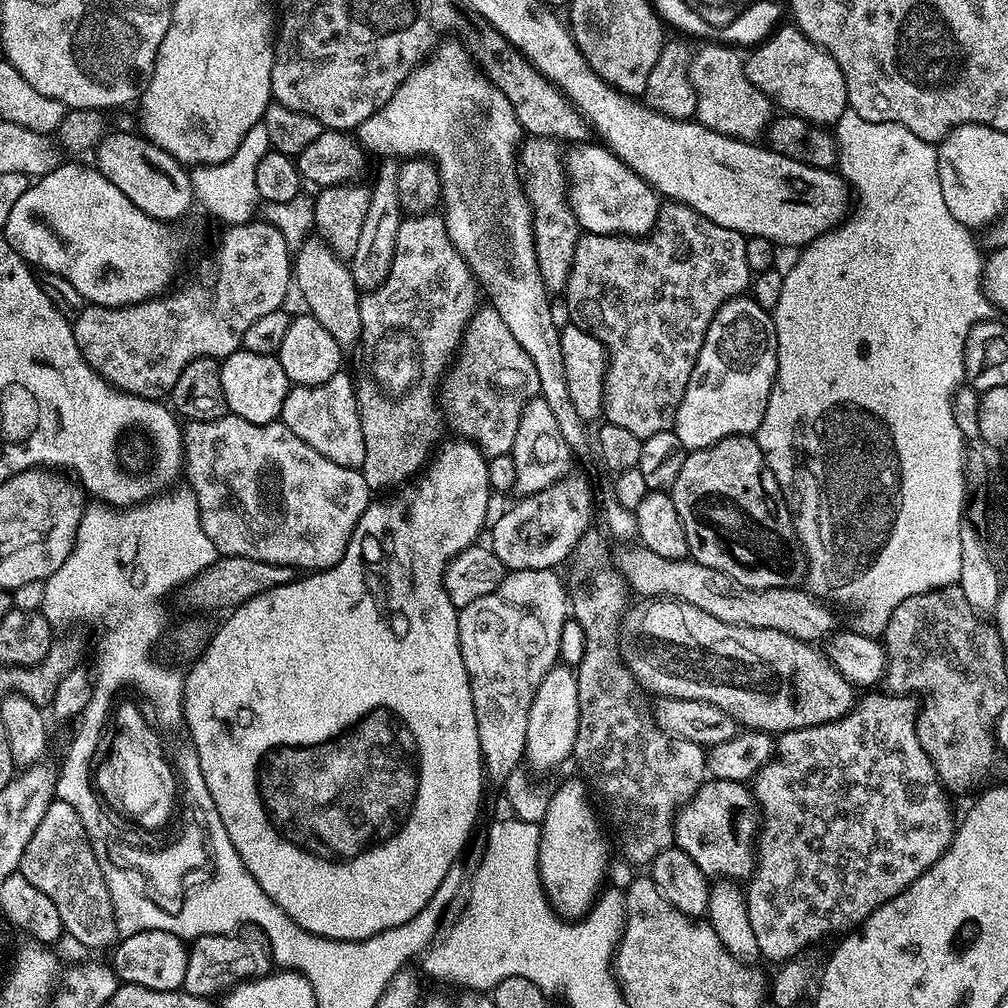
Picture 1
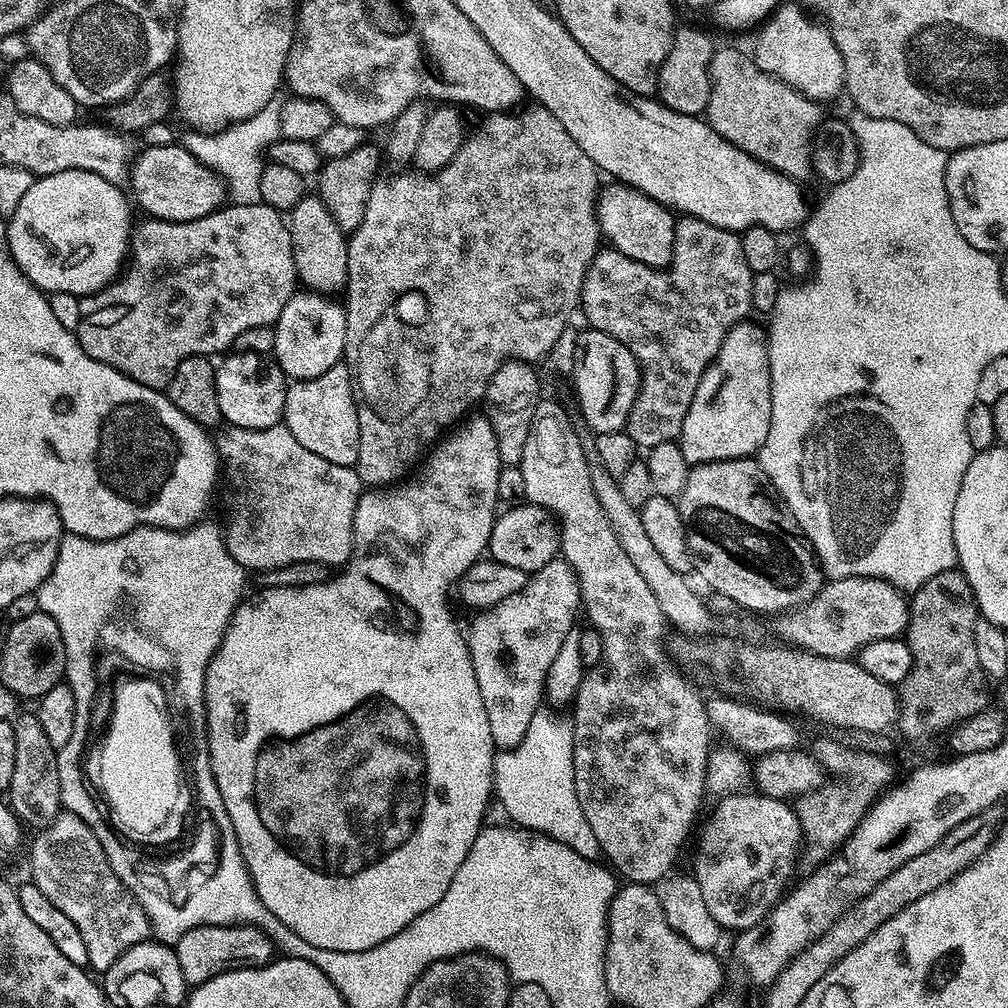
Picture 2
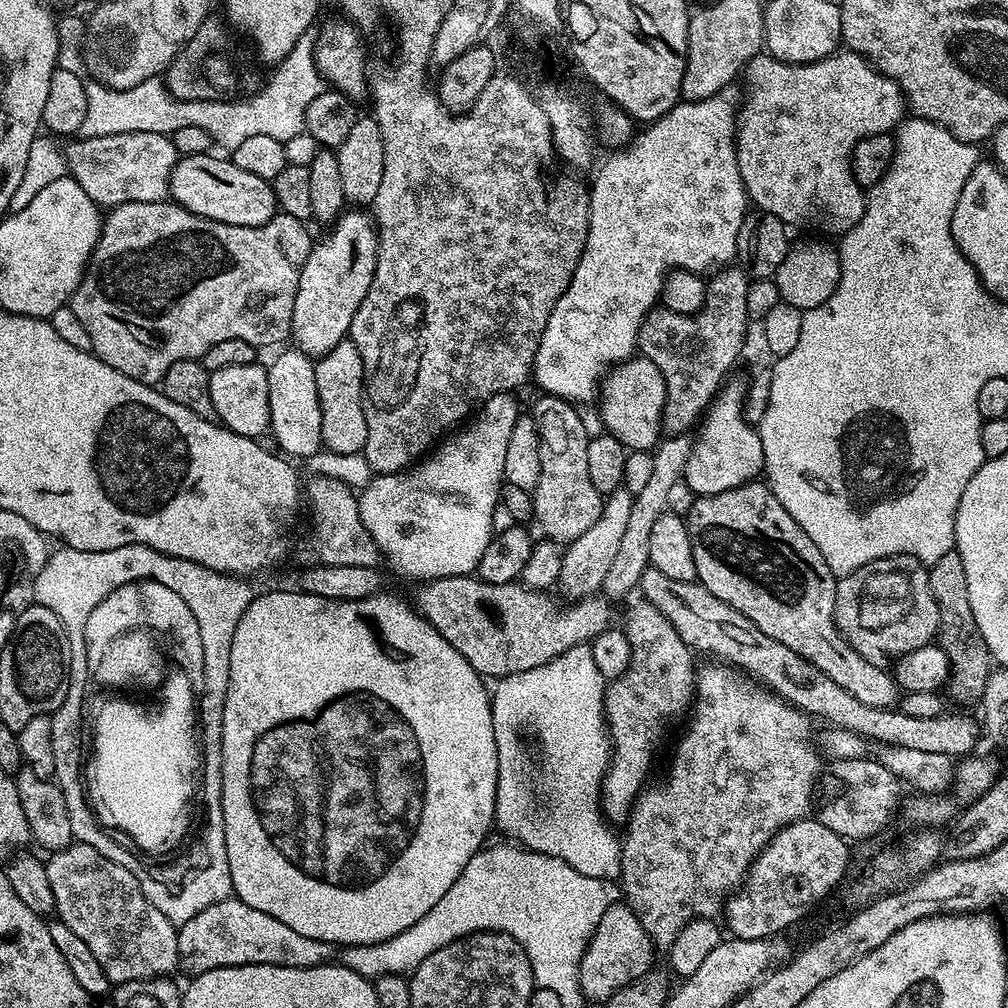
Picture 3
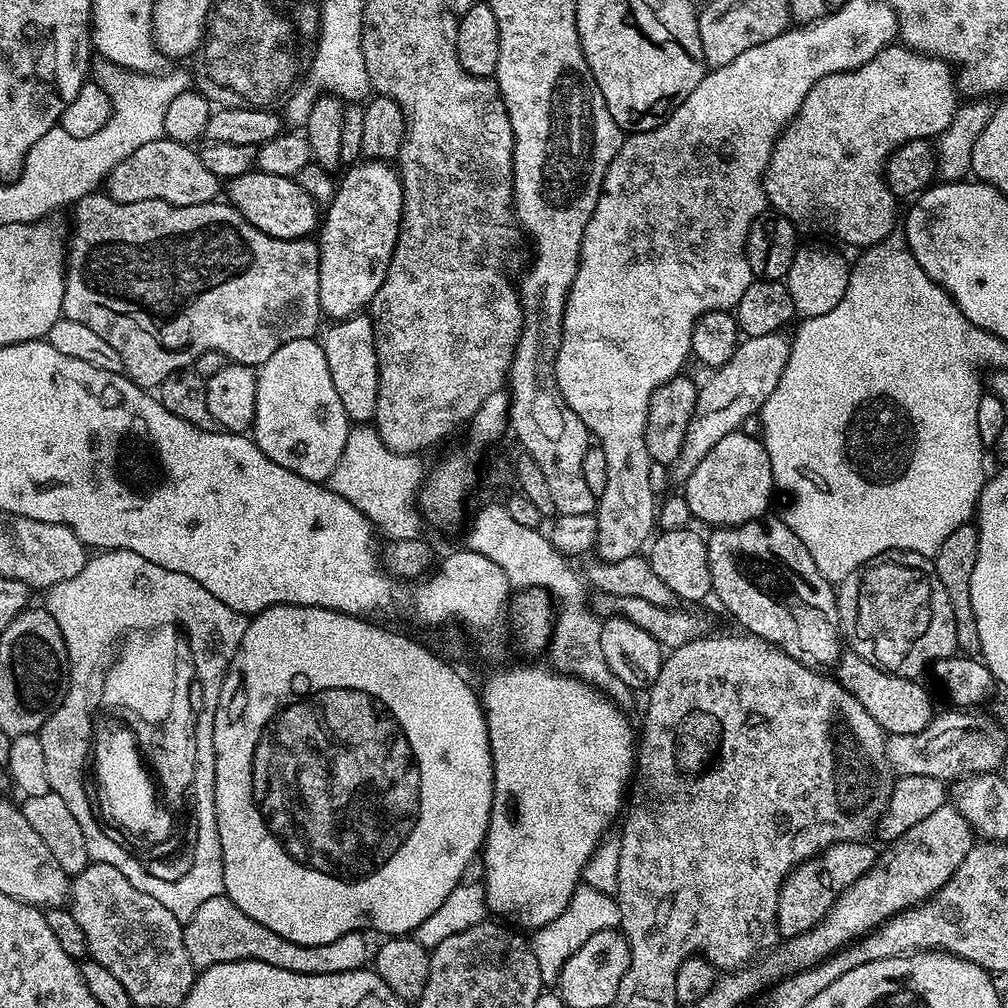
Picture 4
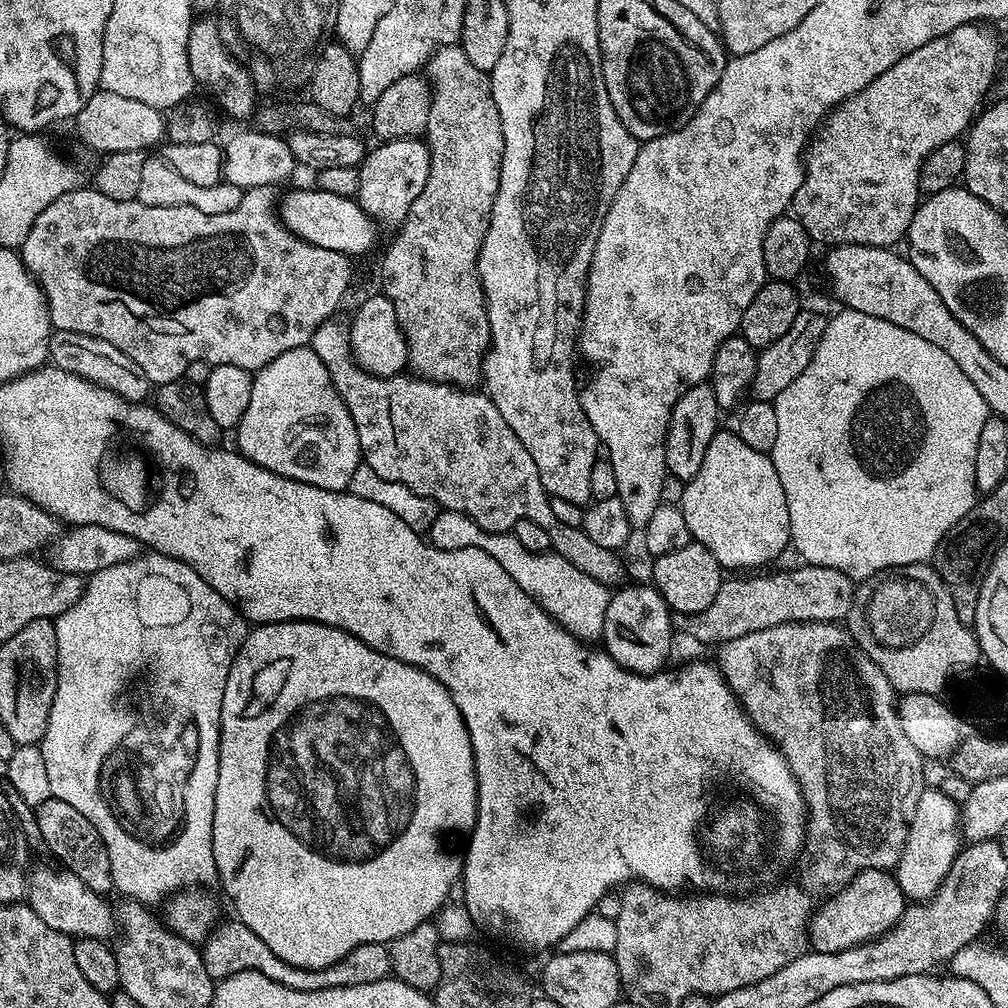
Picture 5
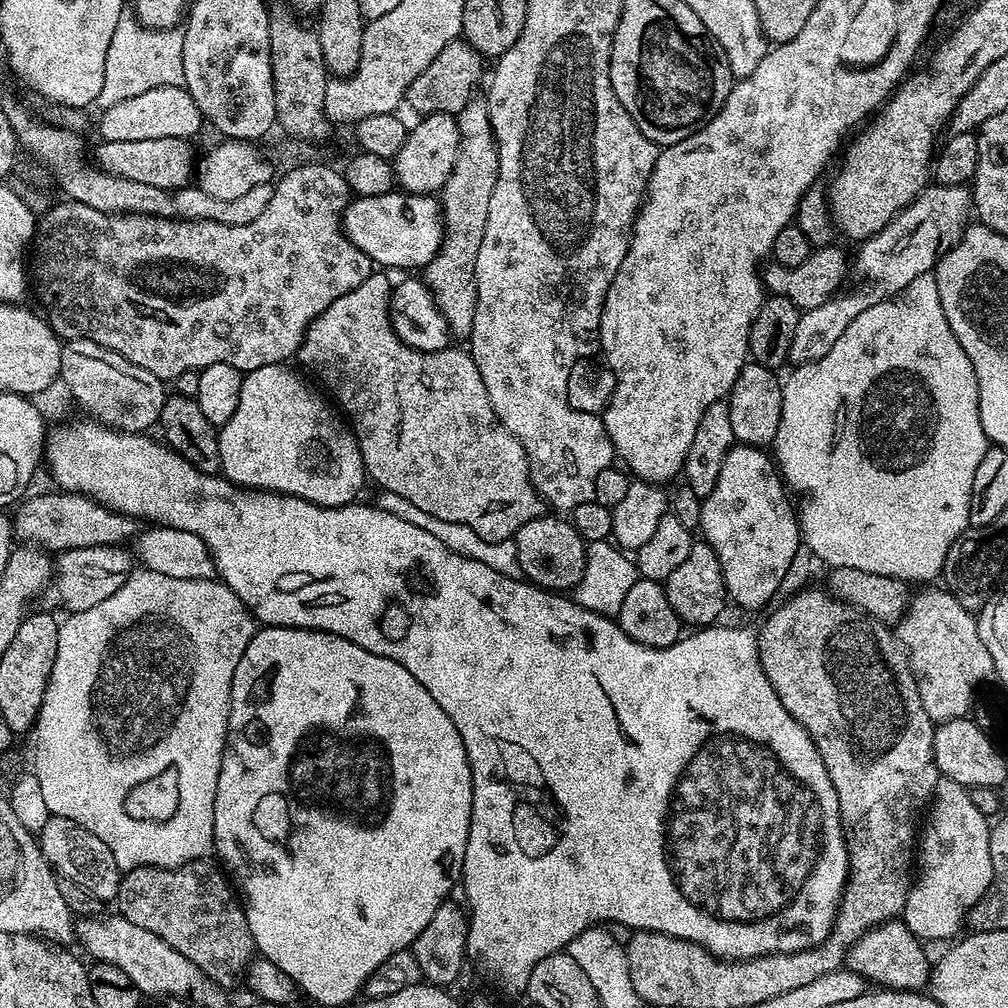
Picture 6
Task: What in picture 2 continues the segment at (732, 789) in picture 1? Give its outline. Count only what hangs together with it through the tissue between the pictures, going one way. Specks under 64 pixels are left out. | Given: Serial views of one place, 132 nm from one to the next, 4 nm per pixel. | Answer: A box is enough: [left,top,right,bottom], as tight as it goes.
[694,794,802,934]

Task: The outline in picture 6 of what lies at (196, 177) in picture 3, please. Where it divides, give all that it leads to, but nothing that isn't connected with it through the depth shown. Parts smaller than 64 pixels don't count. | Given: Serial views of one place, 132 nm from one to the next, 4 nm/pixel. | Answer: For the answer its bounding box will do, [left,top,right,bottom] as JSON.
[342,190,444,270]

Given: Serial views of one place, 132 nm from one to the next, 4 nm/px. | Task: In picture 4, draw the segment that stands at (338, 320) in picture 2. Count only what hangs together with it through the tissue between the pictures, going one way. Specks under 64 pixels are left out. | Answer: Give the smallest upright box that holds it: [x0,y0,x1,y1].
[318,159,402,321]

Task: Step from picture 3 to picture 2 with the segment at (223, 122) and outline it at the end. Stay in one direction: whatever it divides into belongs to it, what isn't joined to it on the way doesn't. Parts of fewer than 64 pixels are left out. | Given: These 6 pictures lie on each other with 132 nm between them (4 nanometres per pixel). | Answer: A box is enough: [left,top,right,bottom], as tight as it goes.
[190,99,281,204]

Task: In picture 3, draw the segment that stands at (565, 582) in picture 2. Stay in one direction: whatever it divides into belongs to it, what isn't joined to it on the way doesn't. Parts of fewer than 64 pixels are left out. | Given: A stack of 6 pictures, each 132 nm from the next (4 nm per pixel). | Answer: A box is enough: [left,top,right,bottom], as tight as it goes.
[558,487,633,602]

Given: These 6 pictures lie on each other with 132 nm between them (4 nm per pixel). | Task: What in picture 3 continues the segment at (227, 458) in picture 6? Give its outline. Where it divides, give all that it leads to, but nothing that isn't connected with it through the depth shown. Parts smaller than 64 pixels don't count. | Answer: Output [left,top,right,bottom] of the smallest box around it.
[267,351,324,458]

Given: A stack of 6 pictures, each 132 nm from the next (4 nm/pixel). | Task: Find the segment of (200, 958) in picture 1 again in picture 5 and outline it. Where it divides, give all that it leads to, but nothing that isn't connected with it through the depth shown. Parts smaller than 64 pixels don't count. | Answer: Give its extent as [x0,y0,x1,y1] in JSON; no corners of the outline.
[202,918,392,990]

